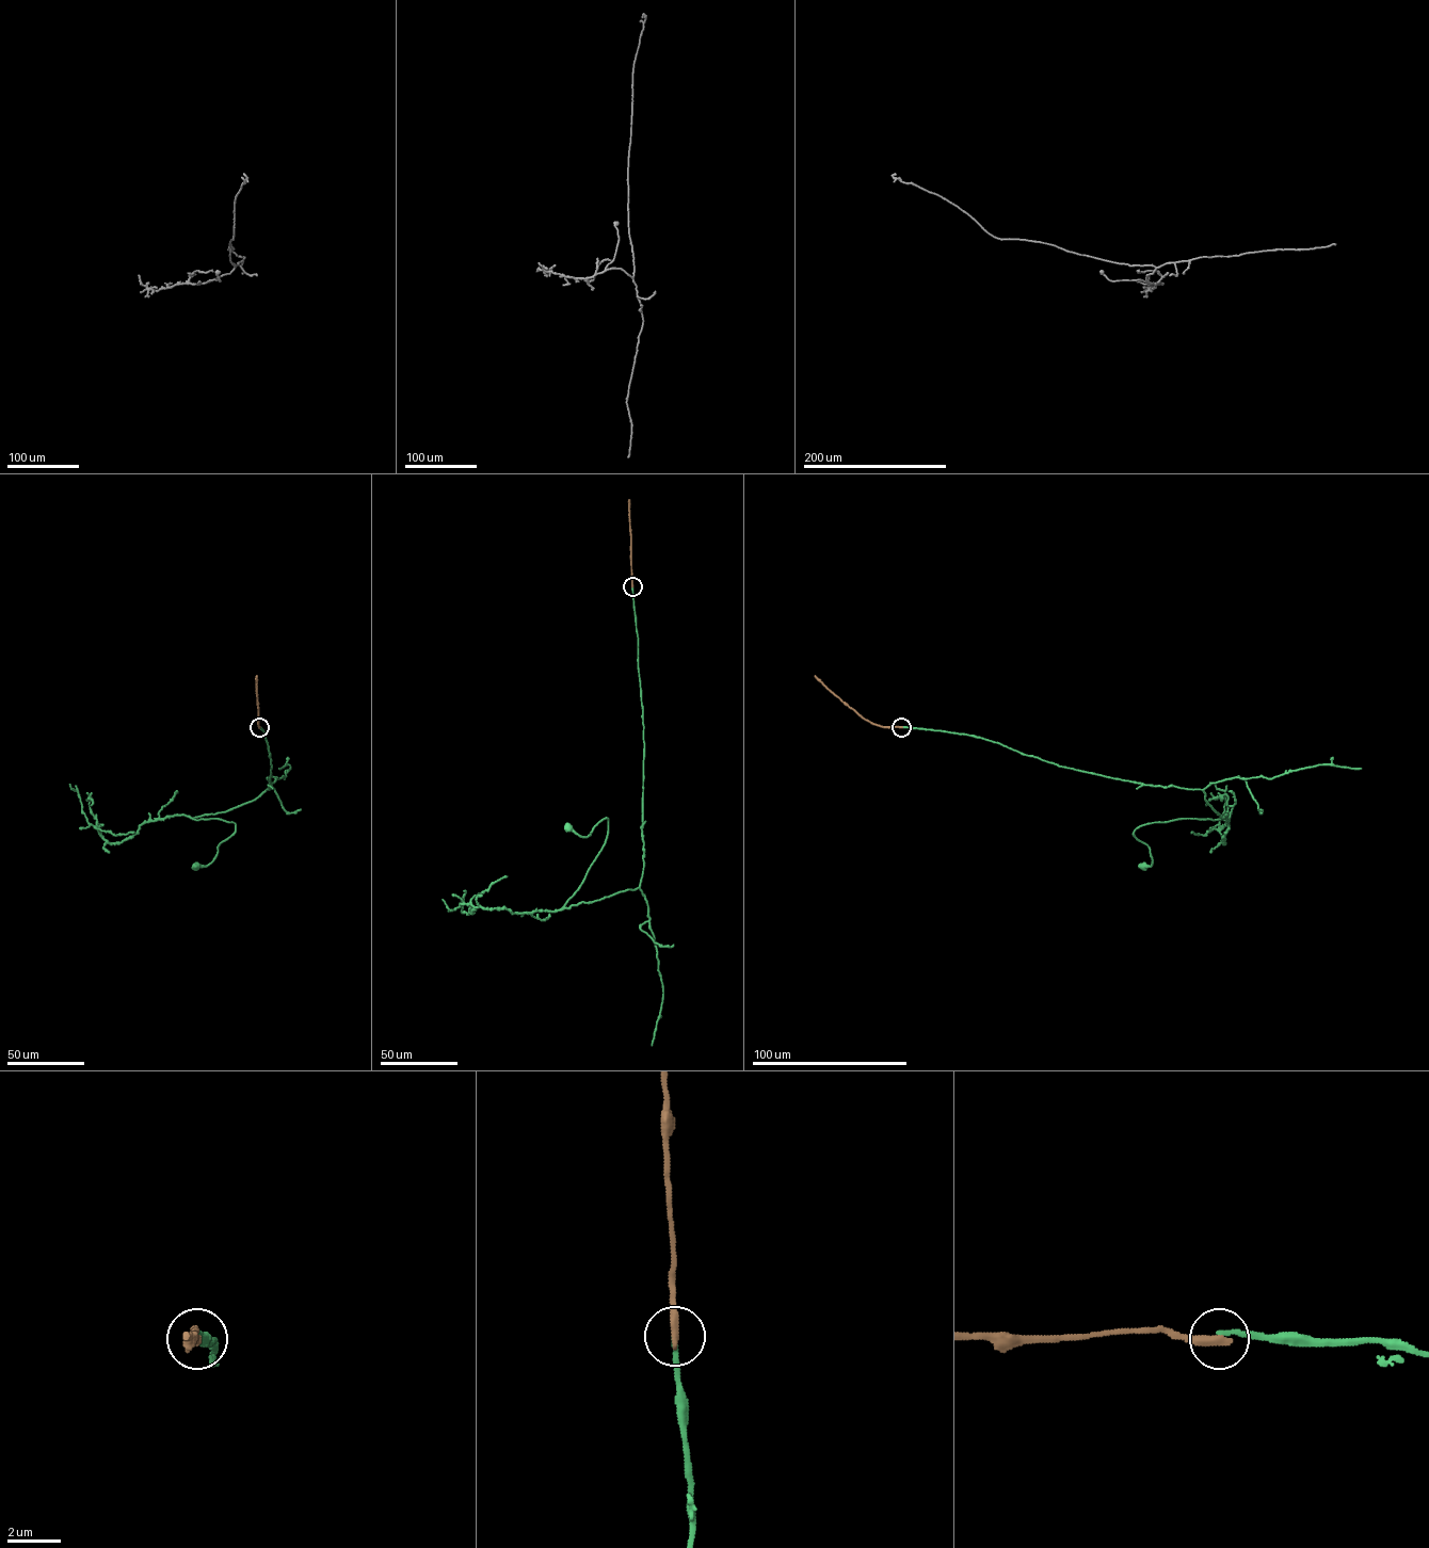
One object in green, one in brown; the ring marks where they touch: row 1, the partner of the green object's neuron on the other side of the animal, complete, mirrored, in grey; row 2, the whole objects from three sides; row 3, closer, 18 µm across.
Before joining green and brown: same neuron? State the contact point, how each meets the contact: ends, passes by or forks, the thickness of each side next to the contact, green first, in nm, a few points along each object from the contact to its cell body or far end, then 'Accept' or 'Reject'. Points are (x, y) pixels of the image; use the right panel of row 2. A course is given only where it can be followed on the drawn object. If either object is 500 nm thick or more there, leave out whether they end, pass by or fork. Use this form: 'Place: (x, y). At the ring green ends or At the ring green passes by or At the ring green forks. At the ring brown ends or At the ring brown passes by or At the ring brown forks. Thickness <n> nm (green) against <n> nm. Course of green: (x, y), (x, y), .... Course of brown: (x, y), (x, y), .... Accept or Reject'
Place: (901, 727). At the ring green ends. At the ring brown ends. Thickness 180 nm (green) against 360 nm. Course of green: (901, 727), (975, 736), (1114, 778), (1203, 790), (1223, 818), (1138, 826), (1134, 835), (1152, 860), (1143, 866). Course of brown: (901, 727), (870, 723), (815, 675). Reject

